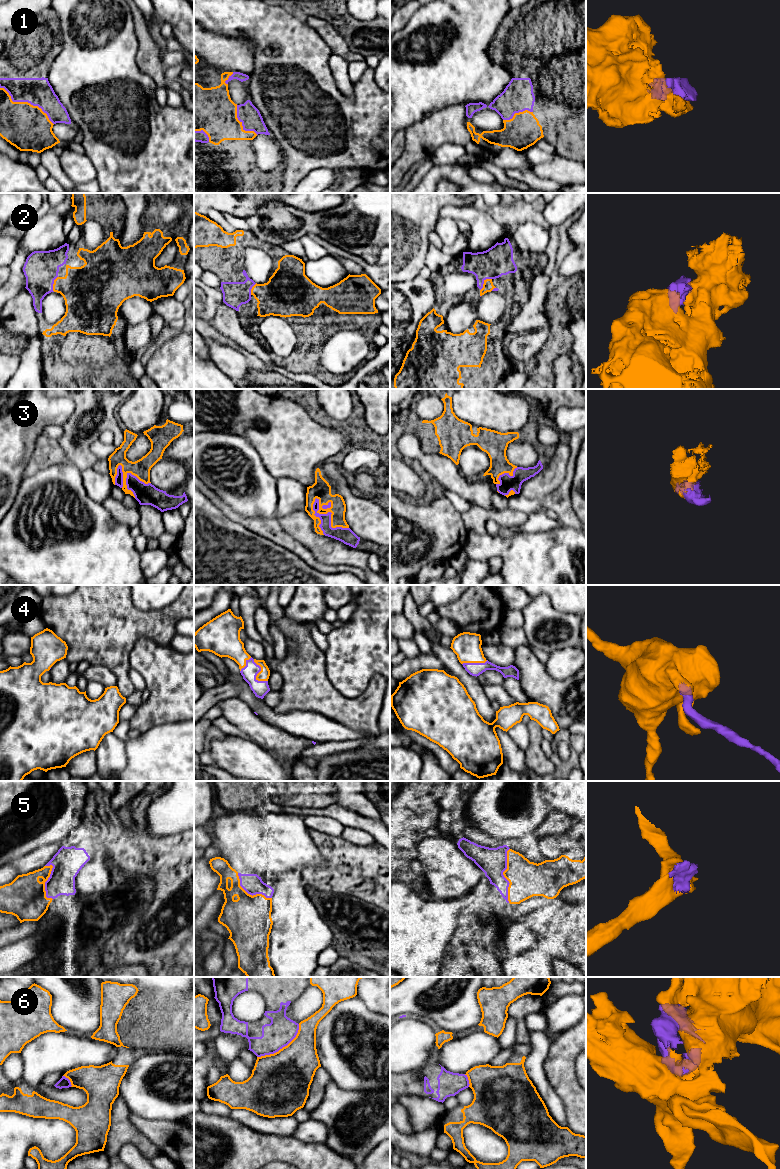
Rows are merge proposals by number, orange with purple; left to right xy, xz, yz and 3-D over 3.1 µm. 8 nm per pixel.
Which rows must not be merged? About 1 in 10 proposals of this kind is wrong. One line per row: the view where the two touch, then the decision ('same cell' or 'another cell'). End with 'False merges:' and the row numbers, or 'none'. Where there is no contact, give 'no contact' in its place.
1: xy | same cell
2: yz | same cell
3: xz | same cell
4: xz | same cell
5: yz | same cell
6: xz | same cell
False merges: none

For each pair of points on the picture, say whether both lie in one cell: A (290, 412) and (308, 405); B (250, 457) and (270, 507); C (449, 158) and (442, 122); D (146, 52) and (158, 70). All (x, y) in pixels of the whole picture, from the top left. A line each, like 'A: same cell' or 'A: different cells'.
A: different cells
B: same cell
C: different cells
D: same cell

